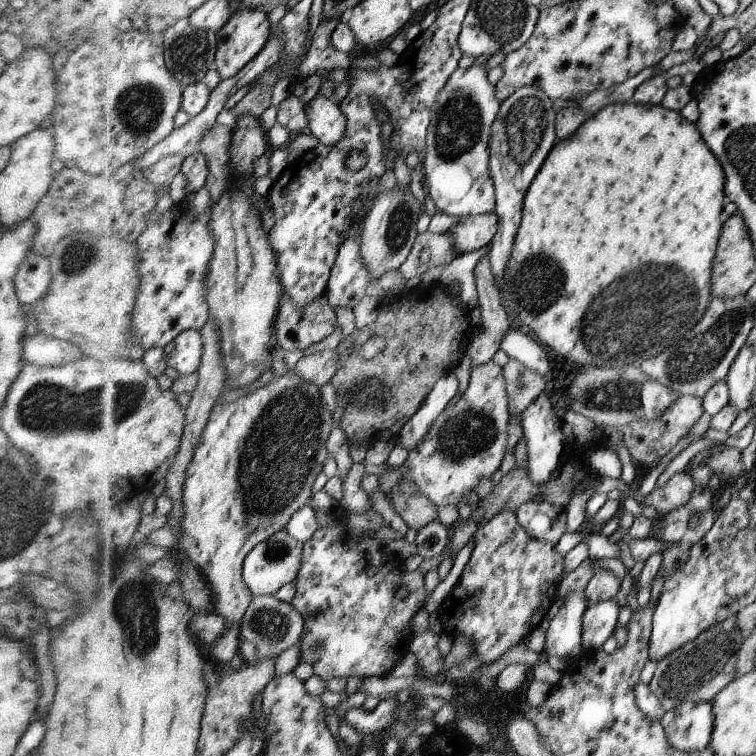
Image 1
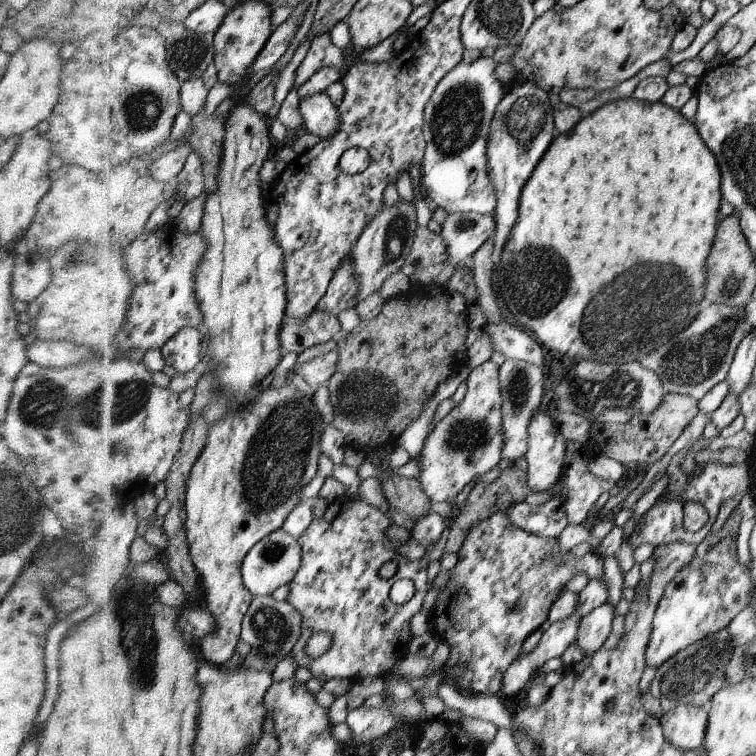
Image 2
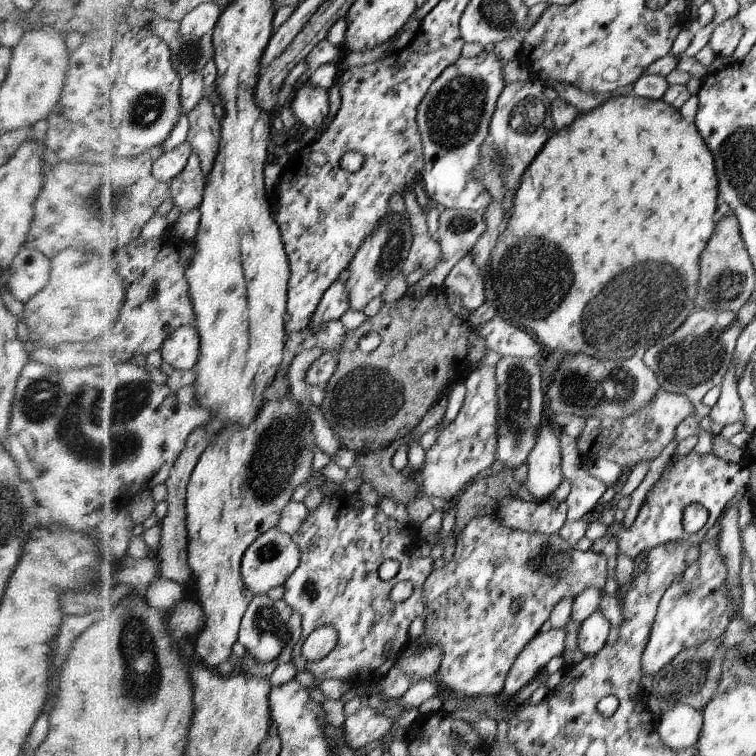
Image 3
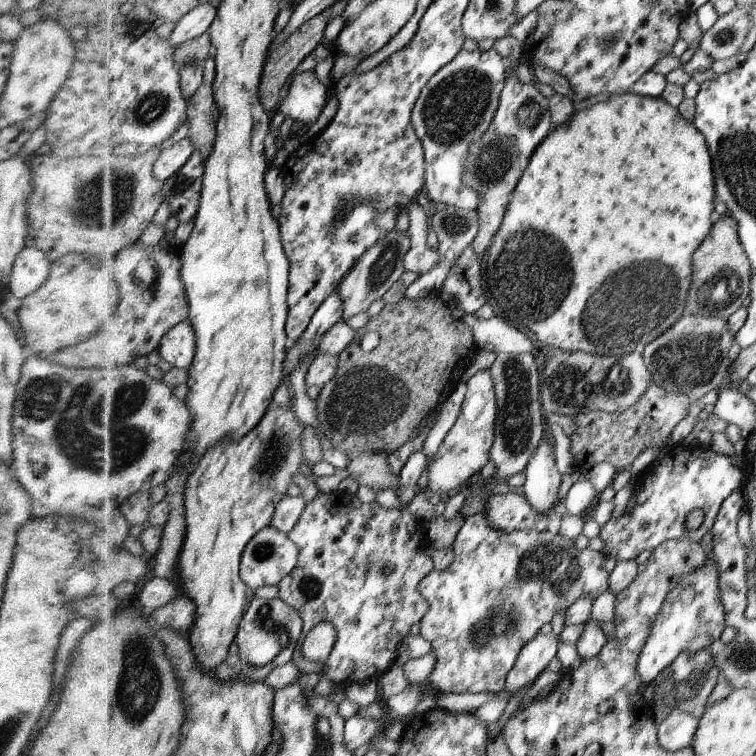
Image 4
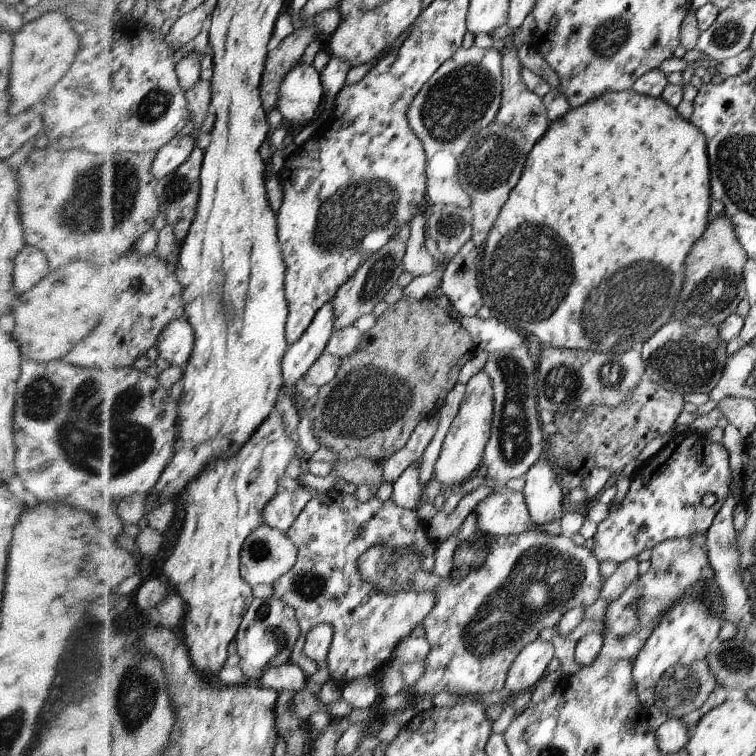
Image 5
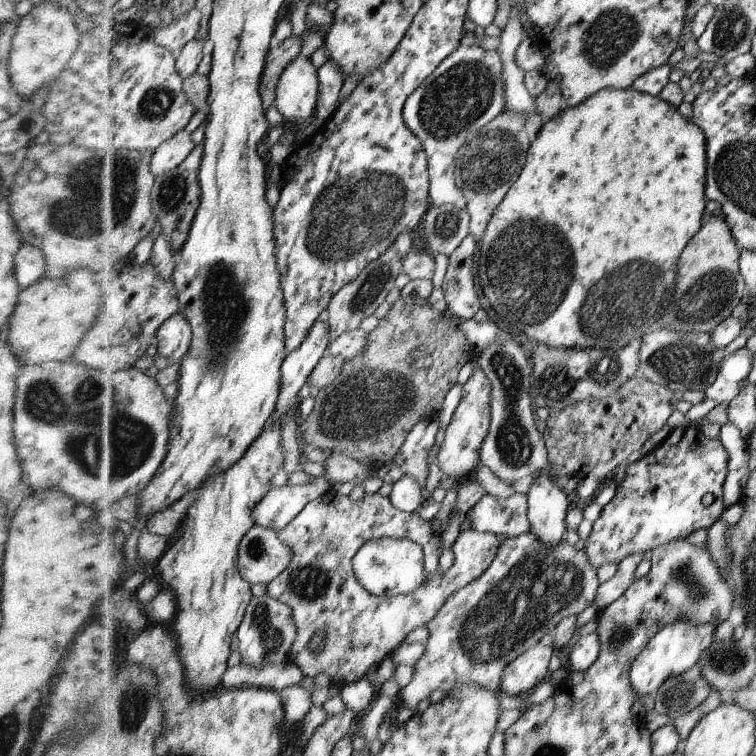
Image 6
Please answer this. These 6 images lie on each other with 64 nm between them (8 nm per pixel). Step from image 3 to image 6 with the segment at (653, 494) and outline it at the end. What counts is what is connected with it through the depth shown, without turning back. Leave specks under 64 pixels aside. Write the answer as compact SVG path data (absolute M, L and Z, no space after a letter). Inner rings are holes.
M687 424L673 428L656 448L627 466L622 483L618 486L616 484L612 500L603 507L600 517L593 522L583 548L592 566L597 570L606 562L619 563L631 554L644 554L667 542L686 539L699 528L708 530L725 511L722 489L728 461L728 451L719 438L707 437L696 425ZM708 492L714 496L714 501L705 506L702 496Z

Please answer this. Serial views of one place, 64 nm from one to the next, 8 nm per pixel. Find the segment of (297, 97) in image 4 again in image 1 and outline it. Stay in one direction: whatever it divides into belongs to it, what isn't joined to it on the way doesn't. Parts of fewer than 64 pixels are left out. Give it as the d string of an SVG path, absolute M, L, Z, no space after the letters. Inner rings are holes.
M319 93L307 104L307 113L309 128L322 143L334 146L345 140L349 118L334 99Z

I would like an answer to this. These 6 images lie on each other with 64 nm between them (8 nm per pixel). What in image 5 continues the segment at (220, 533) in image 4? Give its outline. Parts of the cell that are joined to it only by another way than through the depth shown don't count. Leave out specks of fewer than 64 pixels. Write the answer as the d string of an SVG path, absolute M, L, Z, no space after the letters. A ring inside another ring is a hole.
M276 410L257 434L238 454L228 458L216 458L210 462L201 478L190 482L183 498L186 517L182 533L175 547L165 560L163 572L177 593L188 604L188 618L182 631L183 640L189 649L193 666L205 677L218 679L227 666L230 657L230 644L236 640L244 616L254 602L254 588L244 579L241 572L242 552L252 534L266 524L266 509L278 496L280 479L288 476L286 470L294 457L301 456L299 440L286 434L286 420L281 410Z

